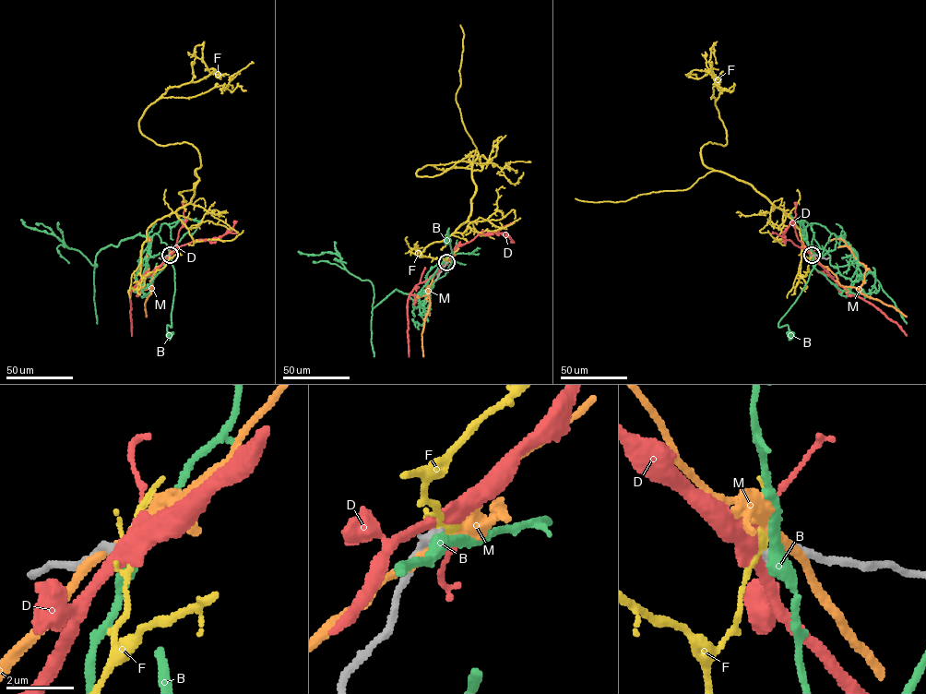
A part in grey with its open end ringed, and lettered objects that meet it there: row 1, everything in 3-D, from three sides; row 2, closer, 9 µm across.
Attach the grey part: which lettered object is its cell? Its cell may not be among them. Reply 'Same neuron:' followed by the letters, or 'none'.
Same neuron: none

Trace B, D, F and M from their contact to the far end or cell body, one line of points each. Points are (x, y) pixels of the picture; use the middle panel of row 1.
B: (446, 262), (421, 289), (413, 306), (425, 303), (426, 289), (445, 275), (452, 262), (448, 228), (445, 241)
D: (446, 262), (426, 281), (419, 283), (409, 295), (409, 356)
F: (446, 262), (418, 250), (468, 220), (478, 152), (439, 174), (416, 172), (488, 161), (471, 166)
M: (445, 263), (428, 287), (430, 305), (425, 316), (427, 280)

